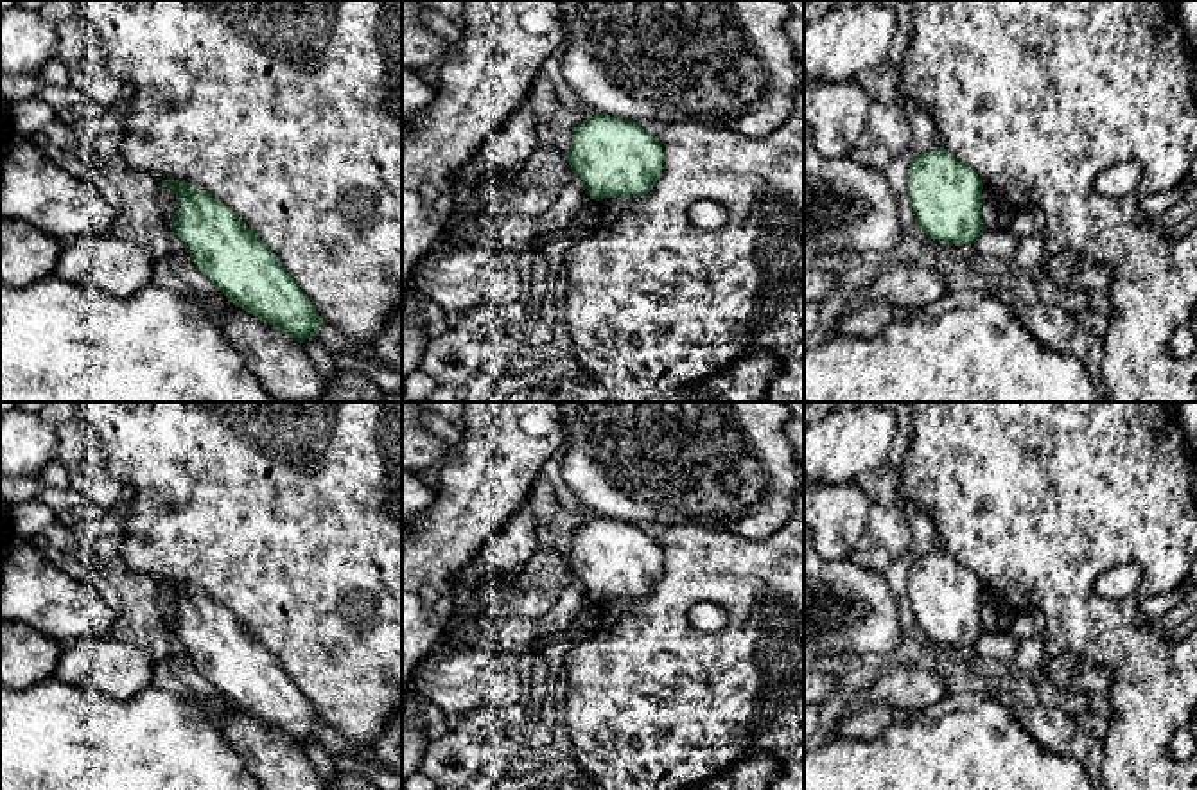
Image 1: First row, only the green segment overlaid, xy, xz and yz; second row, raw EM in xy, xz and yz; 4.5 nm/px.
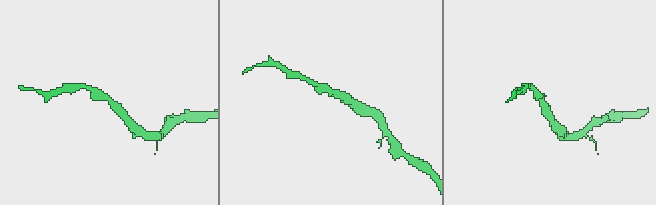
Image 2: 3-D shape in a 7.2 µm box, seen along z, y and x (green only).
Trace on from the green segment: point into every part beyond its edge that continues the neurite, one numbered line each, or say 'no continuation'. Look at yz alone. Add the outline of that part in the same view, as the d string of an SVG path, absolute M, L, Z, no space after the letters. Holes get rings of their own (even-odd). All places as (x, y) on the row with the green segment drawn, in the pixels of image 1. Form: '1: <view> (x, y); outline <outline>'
no continuation

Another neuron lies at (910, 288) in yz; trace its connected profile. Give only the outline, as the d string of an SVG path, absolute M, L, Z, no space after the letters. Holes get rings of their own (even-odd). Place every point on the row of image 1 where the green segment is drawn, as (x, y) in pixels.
M896 264L870 278L867 302L888 302L903 312L915 312L948 293L946 276L939 269L917 264Z

